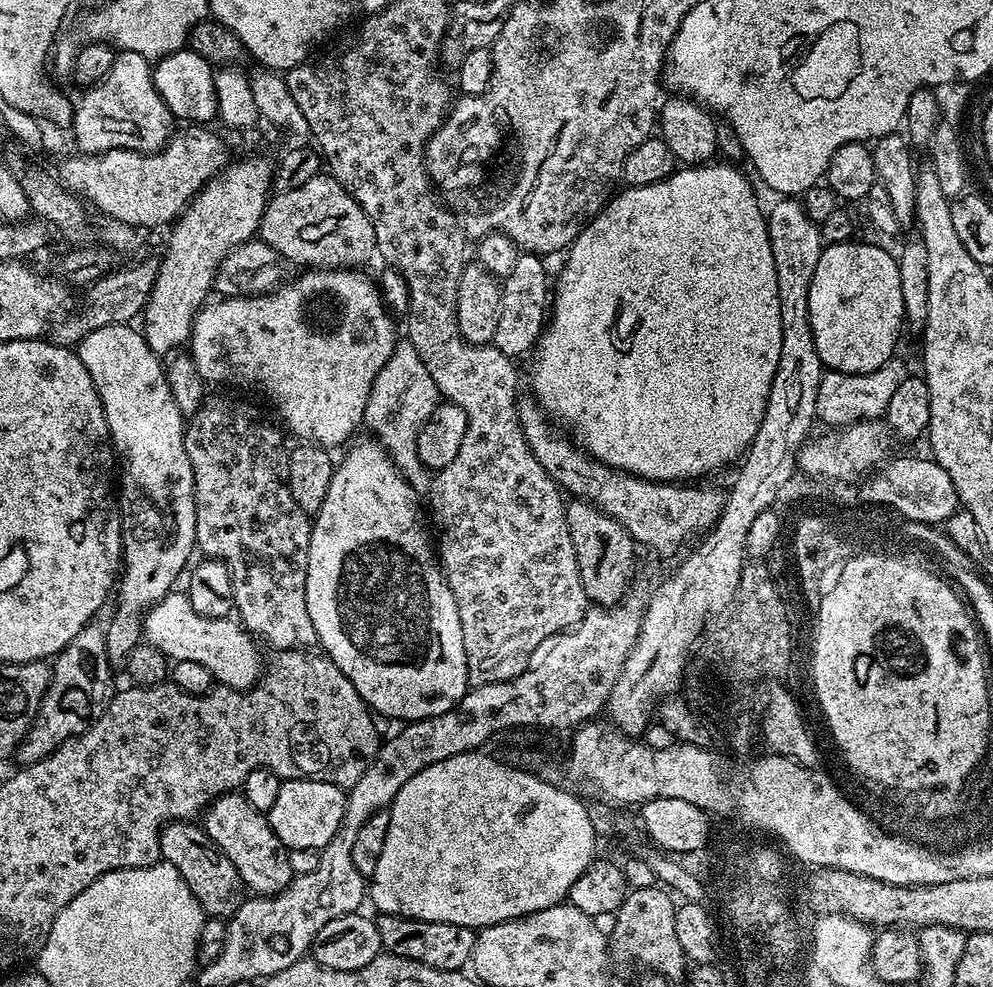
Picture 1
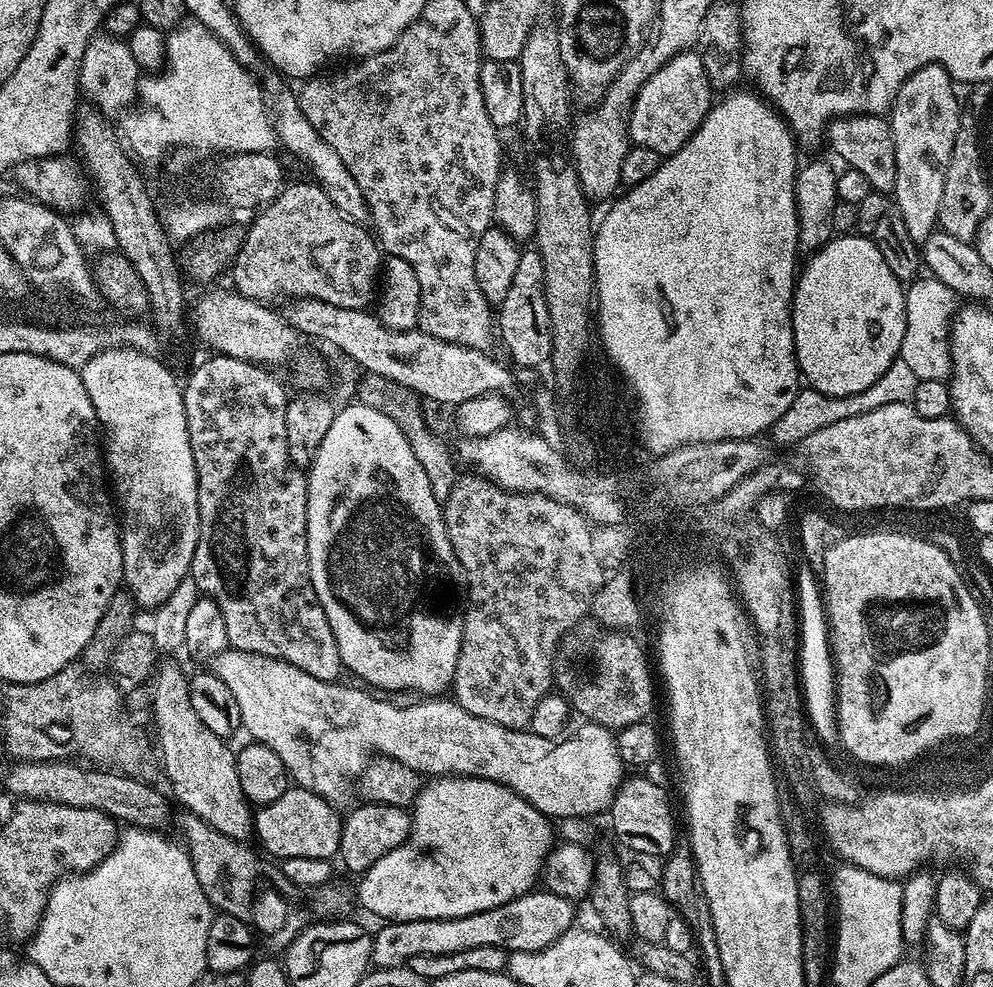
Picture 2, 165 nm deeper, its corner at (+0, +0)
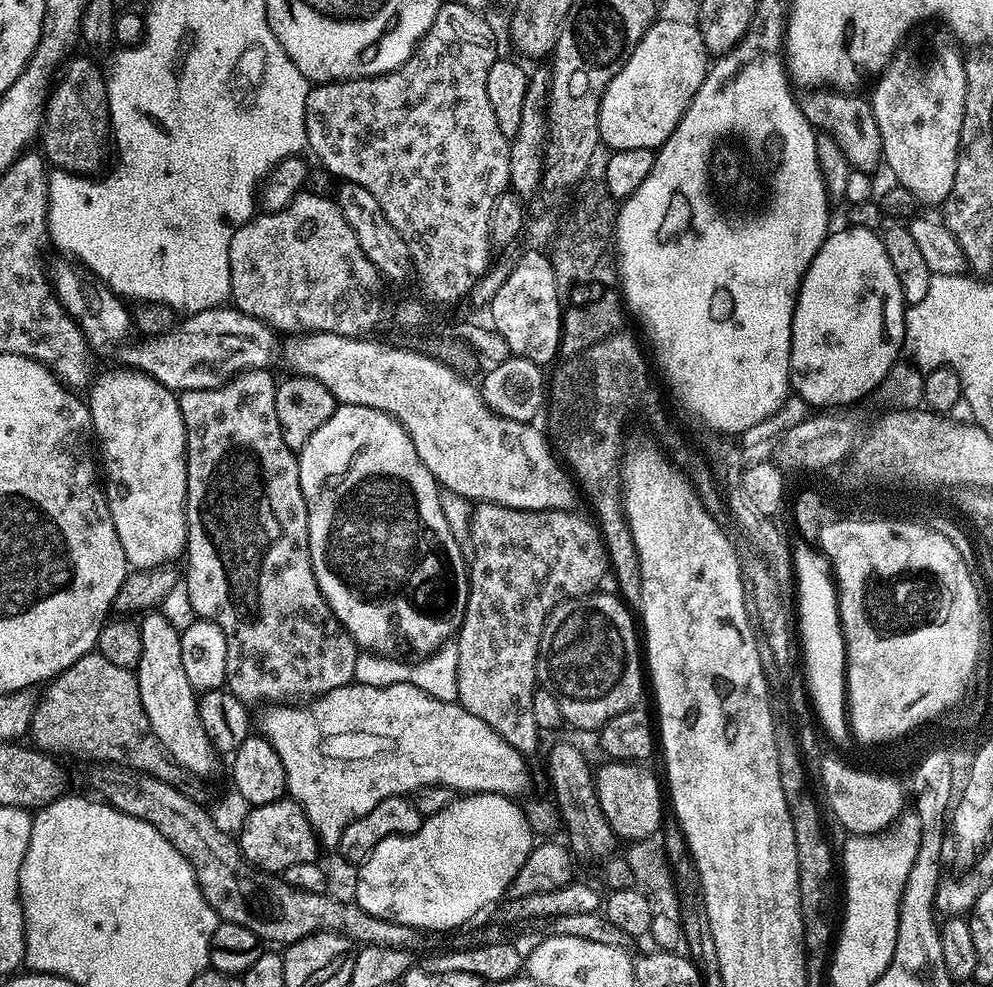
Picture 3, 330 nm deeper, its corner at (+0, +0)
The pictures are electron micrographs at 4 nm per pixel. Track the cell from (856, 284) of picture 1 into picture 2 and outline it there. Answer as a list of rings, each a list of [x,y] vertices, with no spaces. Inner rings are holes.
[[[840,234],[822,248],[811,253],[808,265],[803,265],[794,291],[791,293],[792,337],[796,347],[796,366],[807,387],[827,396],[858,394],[866,386],[874,386],[900,354],[906,333],[905,285],[894,278],[886,258],[878,246],[864,234]]]

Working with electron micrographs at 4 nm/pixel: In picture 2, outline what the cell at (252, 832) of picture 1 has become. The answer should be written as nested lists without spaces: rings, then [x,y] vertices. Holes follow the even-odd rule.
[[[161,663],[151,681],[152,716],[156,719],[156,734],[160,738],[158,752],[162,757],[162,772],[172,783],[171,795],[184,803],[202,822],[214,826],[235,840],[251,841],[254,836],[254,808],[248,803],[238,783],[236,752],[228,749],[226,740],[211,733],[191,705],[189,677],[176,664]]]

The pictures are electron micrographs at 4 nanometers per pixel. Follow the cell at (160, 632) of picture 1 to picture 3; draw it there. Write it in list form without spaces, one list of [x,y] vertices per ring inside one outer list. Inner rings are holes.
[[[355,682],[342,686],[341,688],[335,688],[330,690],[322,697],[319,697],[311,706],[274,706],[271,707],[268,717],[264,720],[264,729],[262,729],[263,735],[269,740],[274,746],[274,750],[278,754],[278,758],[282,758],[282,766],[286,770],[286,782],[288,783],[287,795],[291,799],[296,801],[297,806],[304,811],[306,818],[308,819],[309,826],[312,827],[312,831],[316,835],[317,841],[321,845],[324,844],[332,850],[339,849],[340,839],[342,838],[342,830],[346,830],[346,826],[350,826],[350,822],[354,822],[354,818],[362,818],[362,814],[366,814],[370,810],[374,810],[374,806],[378,806],[378,802],[382,802],[382,798],[390,798],[391,796],[408,796],[409,794],[419,793],[422,788],[431,788],[433,786],[438,788],[455,788],[457,793],[460,794],[475,794],[478,792],[496,792],[500,796],[506,796],[509,798],[516,798],[520,791],[524,788],[524,762],[520,758],[521,753],[515,748],[511,748],[507,742],[504,741],[499,734],[493,731],[492,728],[488,728],[480,718],[474,718],[474,714],[467,712],[459,702],[453,702],[447,704],[442,702],[438,698],[434,698],[428,692],[423,692],[418,686],[413,684],[384,684],[381,688],[378,686],[366,686],[365,684],[357,684]]]

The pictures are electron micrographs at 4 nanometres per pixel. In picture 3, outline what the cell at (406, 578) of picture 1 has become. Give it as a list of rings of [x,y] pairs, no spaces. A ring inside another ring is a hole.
[[[340,404],[330,419],[322,422],[322,426],[314,430],[314,434],[310,434],[310,442],[306,442],[306,446],[300,449],[298,459],[300,461],[300,485],[308,507],[308,545],[314,566],[314,578],[330,610],[357,645],[361,649],[371,650],[376,654],[384,654],[392,650],[388,648],[413,648],[416,652],[424,652],[420,654],[428,654],[428,651],[434,649],[446,636],[451,637],[464,620],[464,607],[468,601],[466,558],[465,555],[463,558],[460,554],[461,541],[456,540],[454,534],[450,534],[450,526],[446,526],[446,518],[442,515],[442,502],[440,501],[442,489],[430,474],[430,470],[426,470],[422,458],[418,458],[414,450],[414,442],[410,442],[400,421],[370,406]]]

